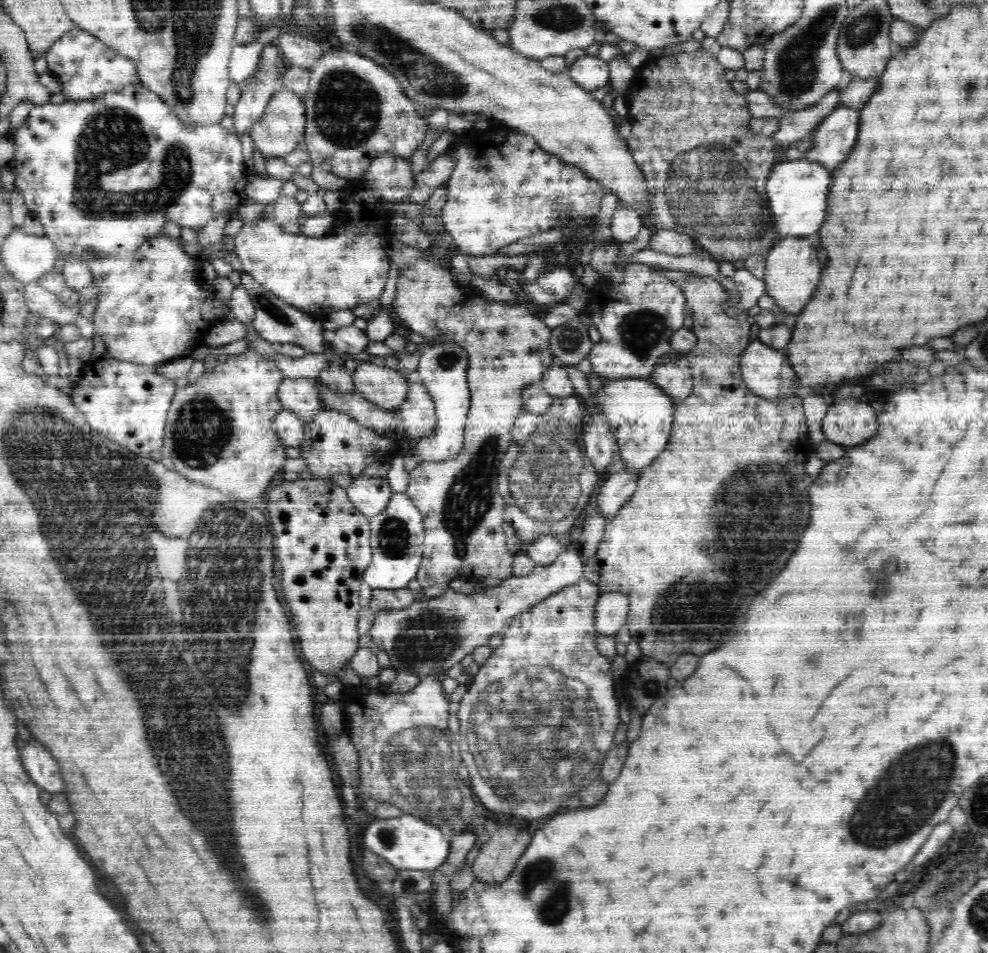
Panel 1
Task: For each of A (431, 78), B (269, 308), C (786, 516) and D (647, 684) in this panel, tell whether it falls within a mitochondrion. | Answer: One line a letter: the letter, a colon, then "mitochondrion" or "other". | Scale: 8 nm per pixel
A: mitochondrion
B: mitochondrion
C: mitochondrion
D: mitochondrion

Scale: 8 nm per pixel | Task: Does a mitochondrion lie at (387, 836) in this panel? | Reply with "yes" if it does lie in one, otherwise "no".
yes

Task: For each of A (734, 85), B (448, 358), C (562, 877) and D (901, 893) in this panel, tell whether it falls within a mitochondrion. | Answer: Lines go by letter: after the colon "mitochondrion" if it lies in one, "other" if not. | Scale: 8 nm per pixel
A: other
B: mitochondrion
C: mitochondrion
D: other

